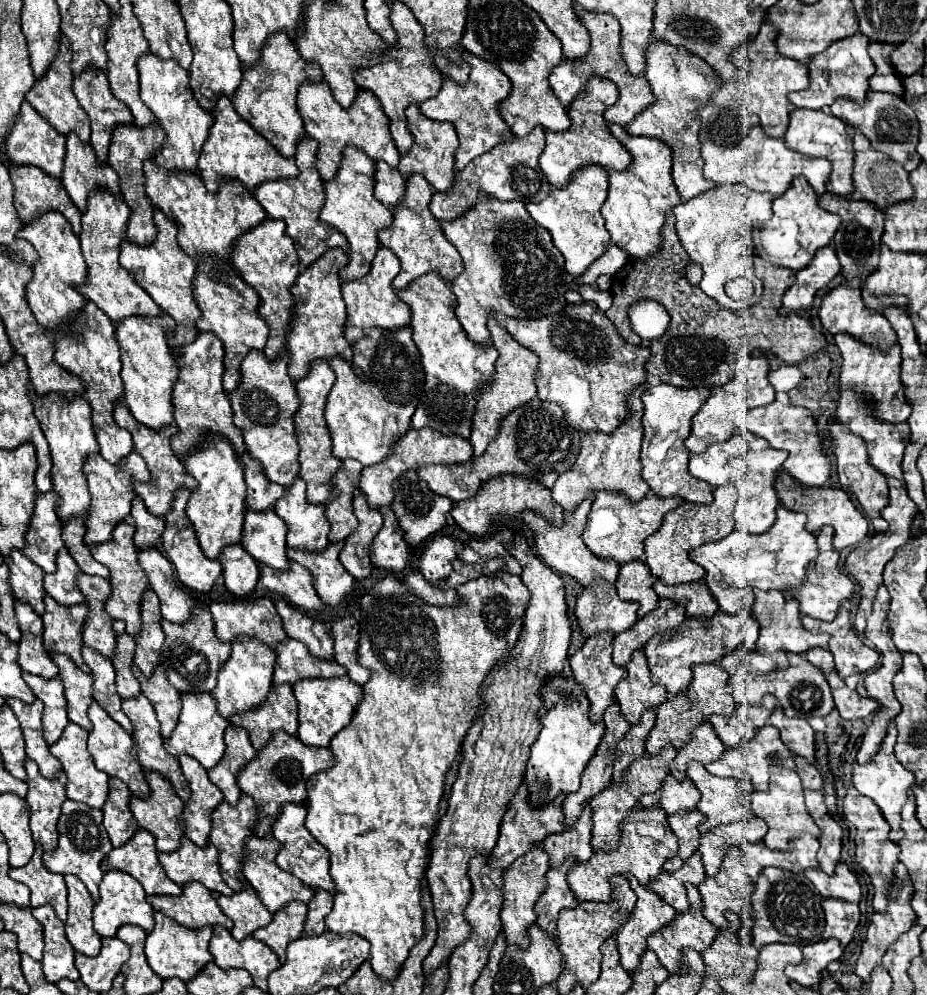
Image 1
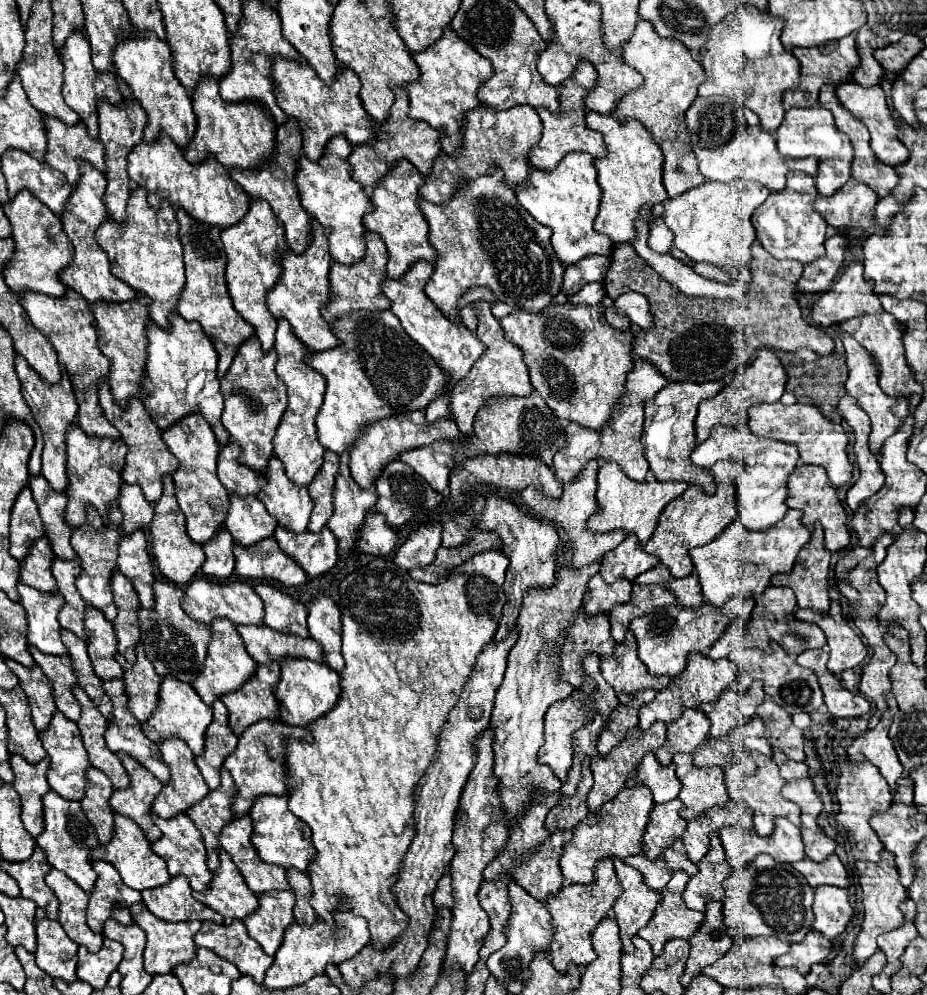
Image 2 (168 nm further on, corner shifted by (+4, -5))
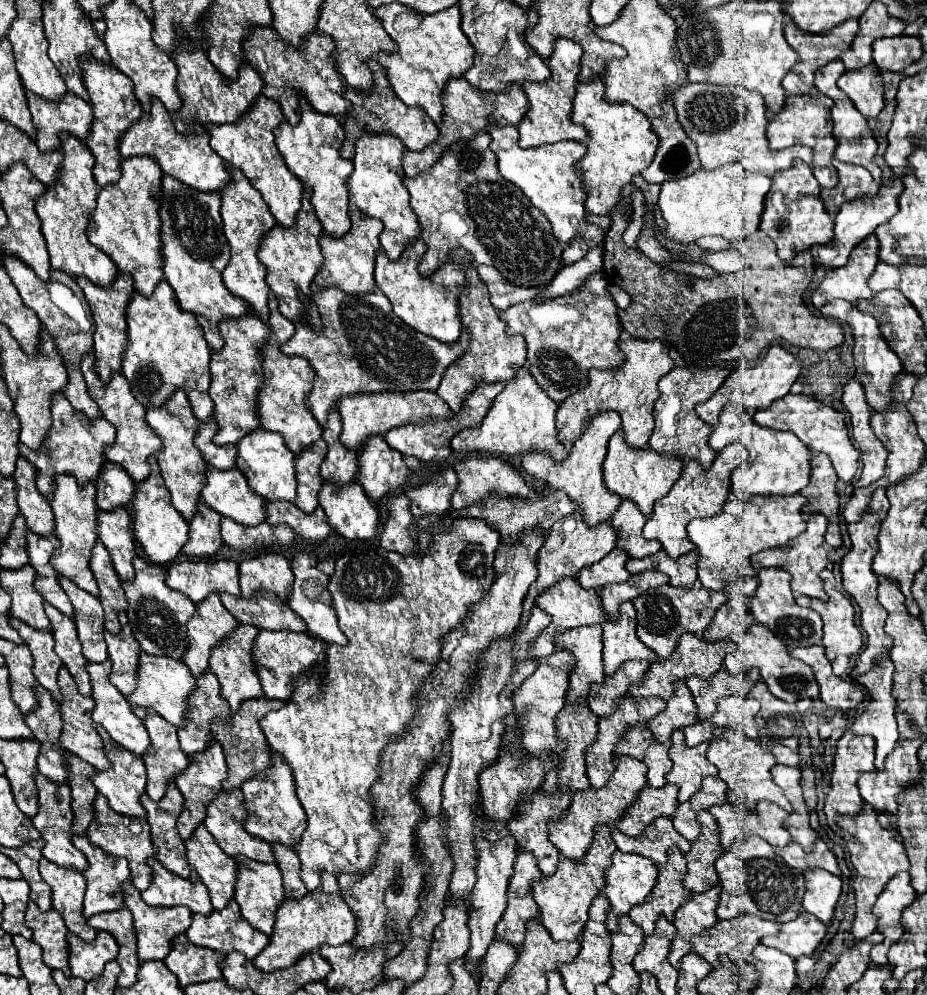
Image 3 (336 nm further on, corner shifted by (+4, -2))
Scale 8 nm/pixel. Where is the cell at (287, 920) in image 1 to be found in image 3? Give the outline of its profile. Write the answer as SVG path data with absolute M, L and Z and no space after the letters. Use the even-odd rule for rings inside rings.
M238 862L238 880L234 900L240 906L242 916L250 922L250 926L266 936L272 936L276 910L284 902L284 888L282 888L282 874L276 864L260 864L260 862Z

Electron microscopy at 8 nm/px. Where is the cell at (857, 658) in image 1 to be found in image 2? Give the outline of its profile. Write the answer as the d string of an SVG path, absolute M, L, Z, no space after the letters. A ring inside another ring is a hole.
M838 601L830 603L828 613L814 613L814 609L798 609L796 617L800 621L812 621L826 633L826 645L830 647L828 669L834 675L840 675L846 669L862 665L868 657L868 649L856 631L850 627L848 619L842 615Z

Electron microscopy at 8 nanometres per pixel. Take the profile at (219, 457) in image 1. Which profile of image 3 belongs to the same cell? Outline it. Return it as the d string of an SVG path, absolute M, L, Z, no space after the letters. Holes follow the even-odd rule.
M176 390L172 394L170 402L166 402L166 406L160 406L158 410L148 408L148 420L146 422L162 440L158 464L162 470L164 484L168 486L168 490L172 494L172 504L184 516L184 520L190 522L194 518L194 514L198 512L198 504L202 500L202 490L206 486L206 460L202 458L200 450L194 446L194 438L198 434L200 422L198 422L198 418L194 418L194 412L192 412L192 406L188 402L186 392Z

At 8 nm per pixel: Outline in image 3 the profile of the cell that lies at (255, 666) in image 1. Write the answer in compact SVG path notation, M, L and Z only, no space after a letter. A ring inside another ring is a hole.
M210 594L206 602L200 602L196 606L196 614L188 622L190 648L184 662L194 678L202 676L208 670L212 650L218 648L226 636L234 634L236 628L236 618L222 606L218 594Z

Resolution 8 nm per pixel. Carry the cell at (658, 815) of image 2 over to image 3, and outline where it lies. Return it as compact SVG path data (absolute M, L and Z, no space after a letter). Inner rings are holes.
M666 784L662 790L654 790L654 788L646 786L646 790L642 790L642 794L638 796L638 802L634 802L634 806L630 806L630 810L626 812L626 818L622 818L622 822L618 822L618 828L630 838L642 836L644 830L656 818L674 816L676 808L678 808L676 794L678 794L678 788L672 784Z

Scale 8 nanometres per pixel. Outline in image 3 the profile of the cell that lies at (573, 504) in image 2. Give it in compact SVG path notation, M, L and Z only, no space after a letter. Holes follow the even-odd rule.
M616 412L598 414L596 418L590 420L586 432L574 444L574 448L570 450L570 454L562 466L554 466L554 462L550 462L550 458L546 458L546 454L524 454L522 468L528 476L540 480L546 488L566 492L570 496L570 500L576 502L576 510L582 514L584 522L594 528L602 522L608 522L622 502L622 498L618 498L616 494L610 494L602 482L602 462L606 456L606 444L616 430L620 430L620 416Z

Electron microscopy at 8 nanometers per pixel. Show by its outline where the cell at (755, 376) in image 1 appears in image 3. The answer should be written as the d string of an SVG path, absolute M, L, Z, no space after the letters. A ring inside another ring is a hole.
M772 346L772 348L766 352L766 356L764 356L762 360L758 360L752 368L746 368L746 366L736 368L736 370L726 378L726 382L718 388L718 392L716 392L710 400L706 400L706 402L702 402L702 404L696 406L696 414L698 414L708 426L716 426L716 424L718 424L718 416L720 416L720 412L722 412L722 408L724 408L726 404L740 404L740 406L744 406L750 414L752 414L752 412L758 412L758 410L764 410L764 408L768 408L774 400L778 400L778 398L782 398L782 396L786 396L786 394L790 392L790 386L796 382L798 374L800 374L800 368L798 368L798 364L796 364L796 358L794 358L786 348L782 348L782 346Z

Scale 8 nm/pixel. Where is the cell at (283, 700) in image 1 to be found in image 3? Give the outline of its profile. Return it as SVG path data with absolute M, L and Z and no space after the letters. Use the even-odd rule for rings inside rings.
M238 626L238 630L226 638L226 642L222 646L218 646L214 650L214 654L210 656L210 670L212 674L216 674L218 682L220 682L220 694L222 698L230 704L232 714L240 712L242 702L252 700L252 698L264 698L264 690L260 684L260 678L256 674L254 668L254 656L252 656L252 648L254 648L254 640L260 634L258 628L254 626Z

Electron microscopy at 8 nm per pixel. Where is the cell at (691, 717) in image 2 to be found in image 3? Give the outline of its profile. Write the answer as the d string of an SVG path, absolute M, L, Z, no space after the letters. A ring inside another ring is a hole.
M674 682L674 694L666 702L666 710L648 722L656 742L670 740L674 730L682 730L698 722L698 708L684 682Z

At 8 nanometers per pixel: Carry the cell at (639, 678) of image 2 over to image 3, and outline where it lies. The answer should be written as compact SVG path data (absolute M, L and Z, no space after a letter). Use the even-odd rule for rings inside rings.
M626 602L620 610L618 622L604 622L604 674L614 676L614 672L630 660L646 660L656 664L660 658L636 636L636 610L632 602Z

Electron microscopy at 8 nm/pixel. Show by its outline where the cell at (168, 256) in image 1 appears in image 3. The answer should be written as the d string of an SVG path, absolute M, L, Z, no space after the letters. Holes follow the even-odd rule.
M128 158L122 160L122 176L118 184L102 188L98 194L96 210L90 216L88 240L104 250L120 272L134 278L136 292L152 296L162 274L162 240L160 240L160 196L162 196L162 170L150 158Z

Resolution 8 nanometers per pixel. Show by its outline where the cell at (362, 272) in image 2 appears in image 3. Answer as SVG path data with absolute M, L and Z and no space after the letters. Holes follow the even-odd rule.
M354 210L350 214L350 218L352 218L352 228L346 236L342 236L342 238L322 236L320 238L324 264L320 266L320 270L312 282L314 292L326 290L326 288L340 288L346 294L370 294L376 290L374 262L376 262L376 252L380 248L378 236L384 226L382 226L382 222L378 222L374 218L366 218L360 210Z

